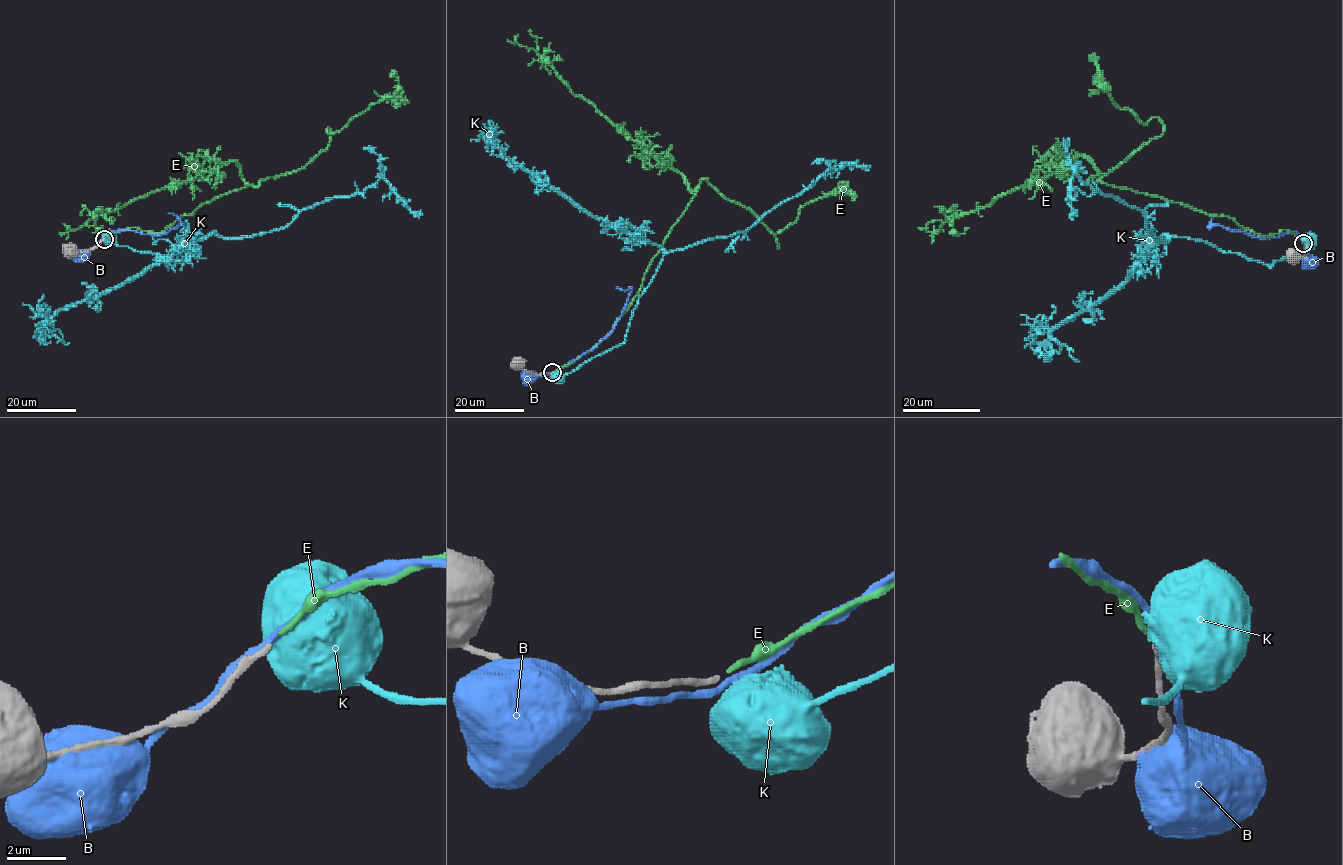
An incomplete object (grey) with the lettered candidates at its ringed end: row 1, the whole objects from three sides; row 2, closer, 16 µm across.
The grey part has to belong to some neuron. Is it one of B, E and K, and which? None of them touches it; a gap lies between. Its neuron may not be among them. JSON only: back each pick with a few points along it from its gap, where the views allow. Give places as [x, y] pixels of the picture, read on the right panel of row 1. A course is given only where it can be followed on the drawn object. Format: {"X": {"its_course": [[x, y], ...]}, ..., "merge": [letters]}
{"E": {"its_course": [[1303, 241], [1086, 183], [1163, 130], [1158, 118], [1141, 121], [1120, 108], [1090, 60]]}, "merge": ["E"]}

